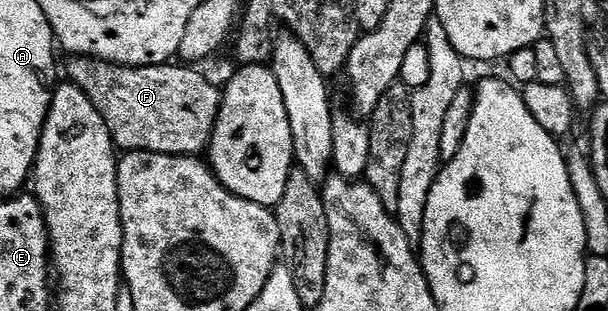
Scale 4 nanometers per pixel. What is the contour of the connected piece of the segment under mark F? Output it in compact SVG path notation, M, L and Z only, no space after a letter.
M72 57L69 60L67 80L71 84L77 85L82 91L86 91L86 95L90 99L90 103L94 103L94 107L98 107L98 115L102 115L102 119L106 119L106 127L112 136L112 144L120 151L150 151L151 153L165 153L166 155L178 155L179 157L191 157L200 155L208 148L208 144L212 142L212 132L216 126L218 119L218 111L220 110L220 99L222 96L219 88L215 89L202 74L199 68L189 67L187 64L165 63L162 65L116 65L112 61L100 61L96 57Z

